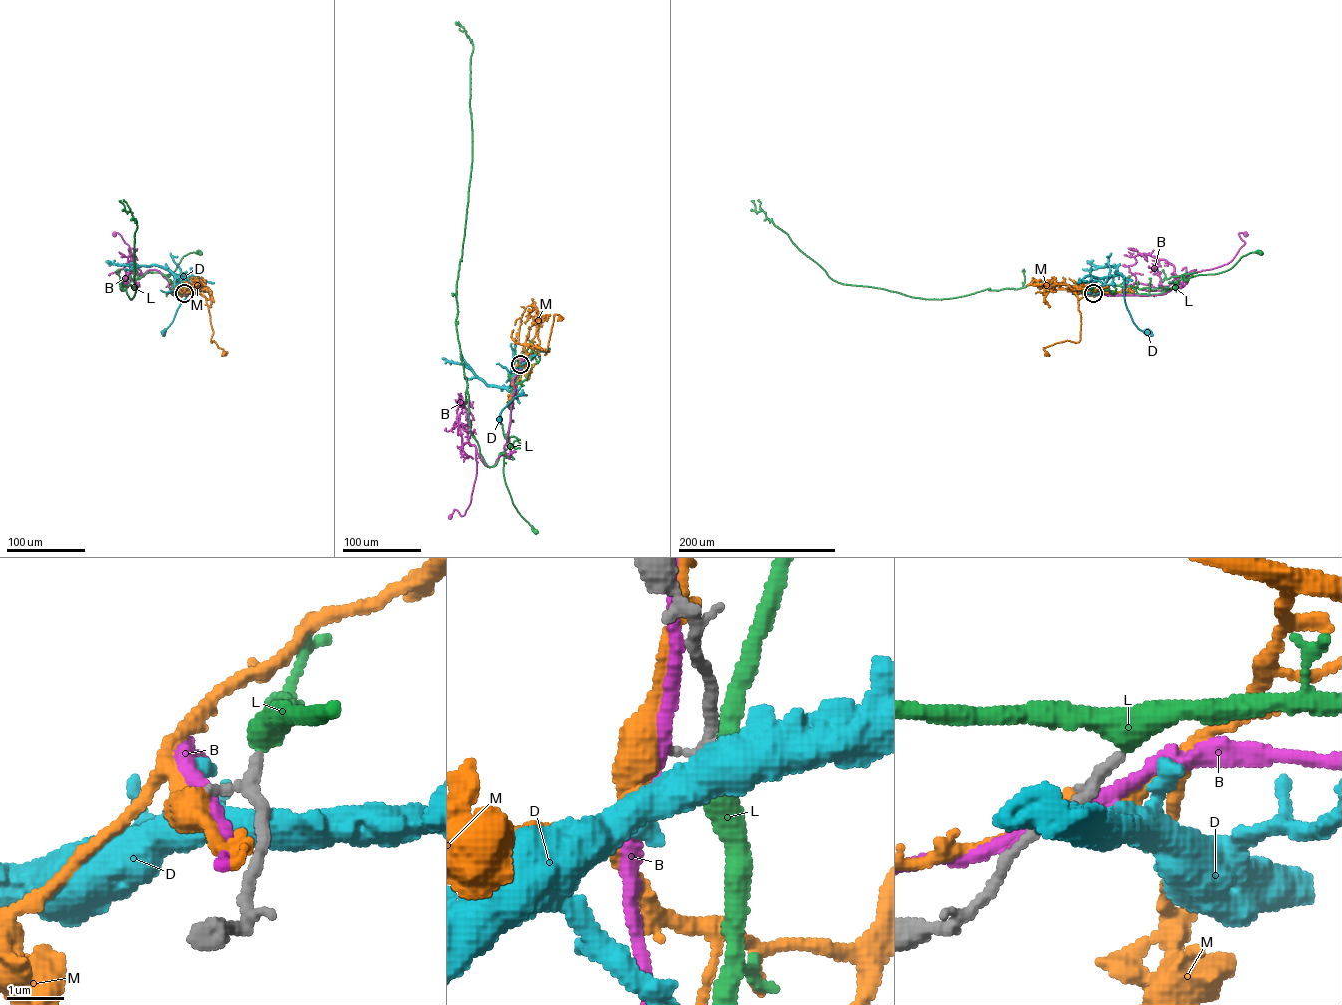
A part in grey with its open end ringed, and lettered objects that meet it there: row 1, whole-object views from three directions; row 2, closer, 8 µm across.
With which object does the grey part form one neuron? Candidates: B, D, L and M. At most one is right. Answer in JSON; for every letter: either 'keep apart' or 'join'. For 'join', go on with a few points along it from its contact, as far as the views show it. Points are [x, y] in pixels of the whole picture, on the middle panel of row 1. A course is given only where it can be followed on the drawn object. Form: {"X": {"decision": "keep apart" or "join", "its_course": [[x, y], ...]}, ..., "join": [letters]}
{"B": {"decision": "keep apart"}, "D": {"decision": "keep apart"}, "L": {"decision": "join", "its_course": [[520, 364], [511, 398], [509, 446], [504, 452], [503, 474], [512, 503], [536, 531]]}, "M": {"decision": "keep apart"}, "join": ["L"]}

